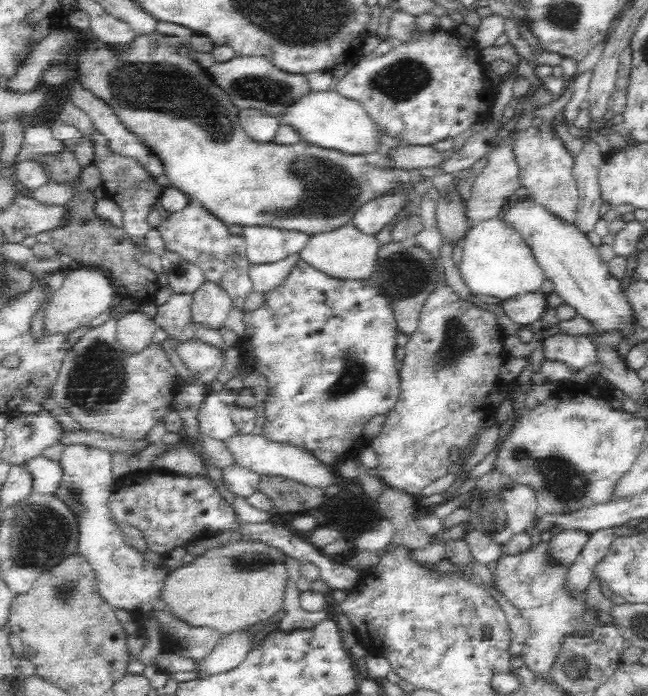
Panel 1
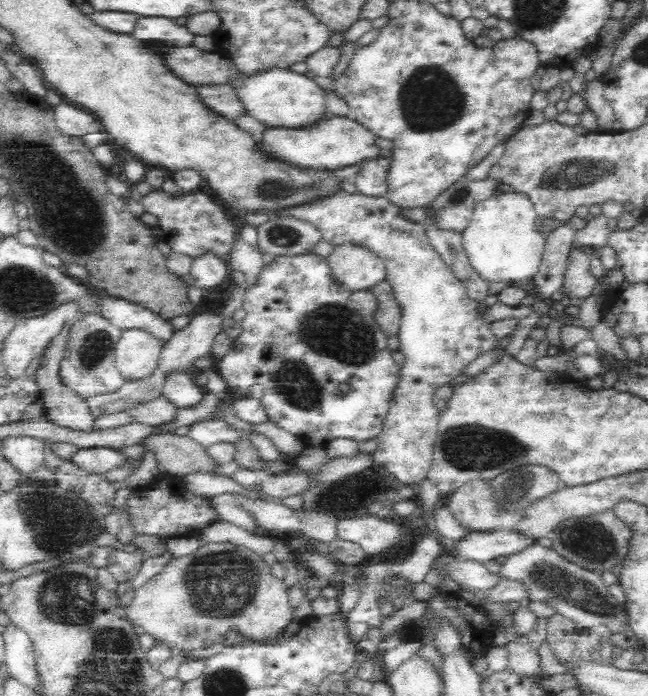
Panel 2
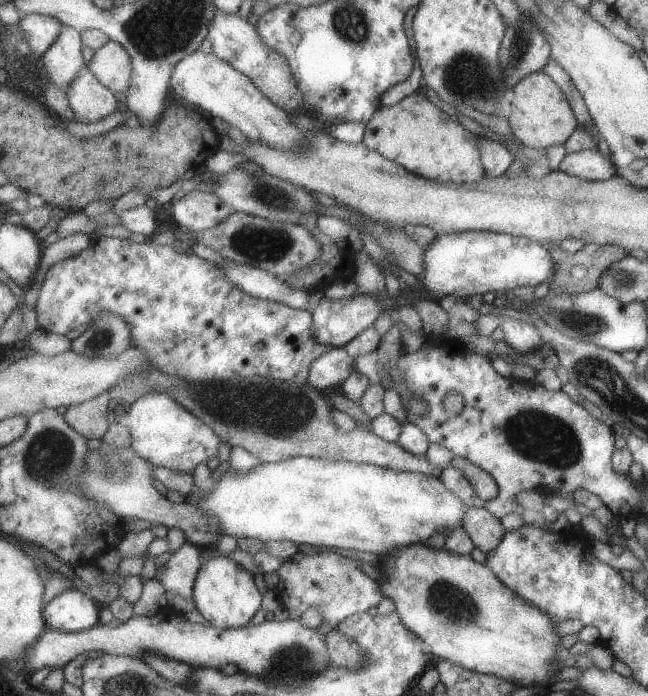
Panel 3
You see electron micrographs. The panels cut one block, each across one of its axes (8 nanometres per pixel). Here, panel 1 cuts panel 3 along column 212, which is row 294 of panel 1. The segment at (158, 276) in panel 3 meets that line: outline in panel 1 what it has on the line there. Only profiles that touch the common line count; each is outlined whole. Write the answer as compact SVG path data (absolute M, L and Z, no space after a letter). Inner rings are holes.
M301 258L276 288L263 292L262 296L264 296L264 304L260 308L244 312L245 335L242 340L238 341L238 348L242 356L241 365L264 374L268 380L268 391L266 398L264 397L265 422L261 435L271 441L303 448L325 465L353 456L366 443L366 439L362 438L362 426L372 416L385 415L396 404L399 395L399 363L394 357L397 347L395 340L399 330L388 297L380 296L376 292L376 288L370 286L369 280L339 280L313 268L311 264Z

